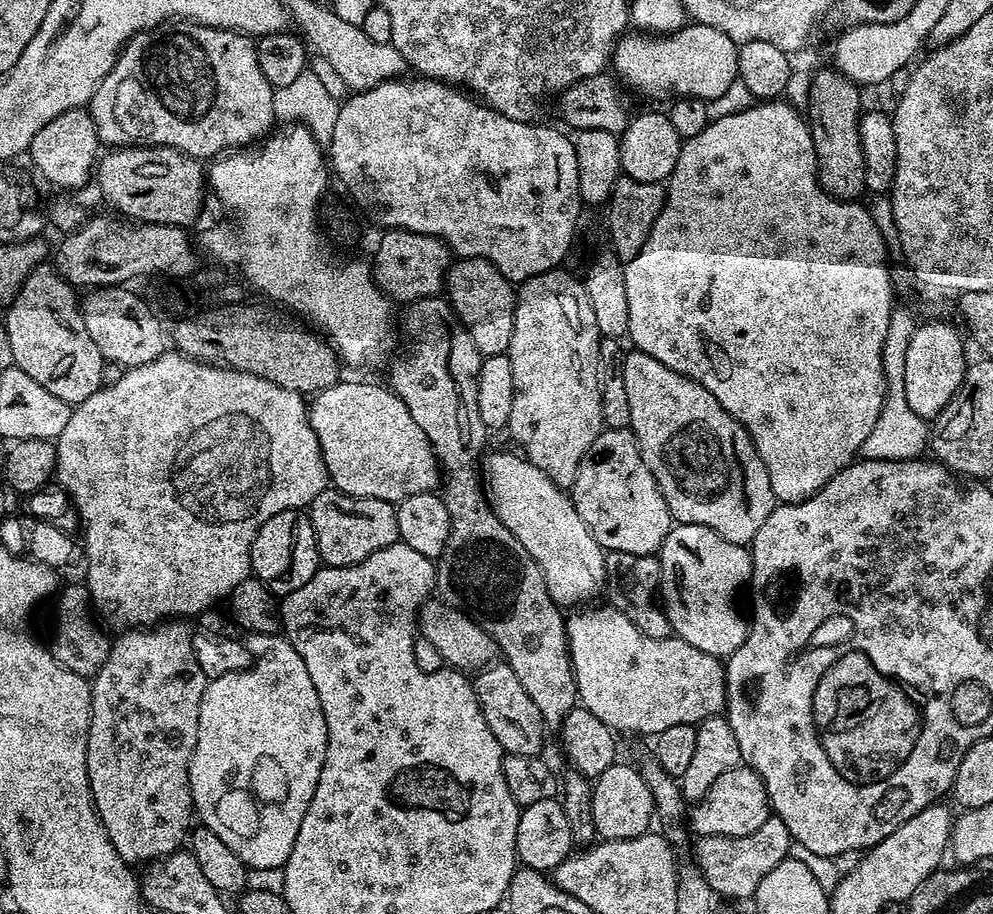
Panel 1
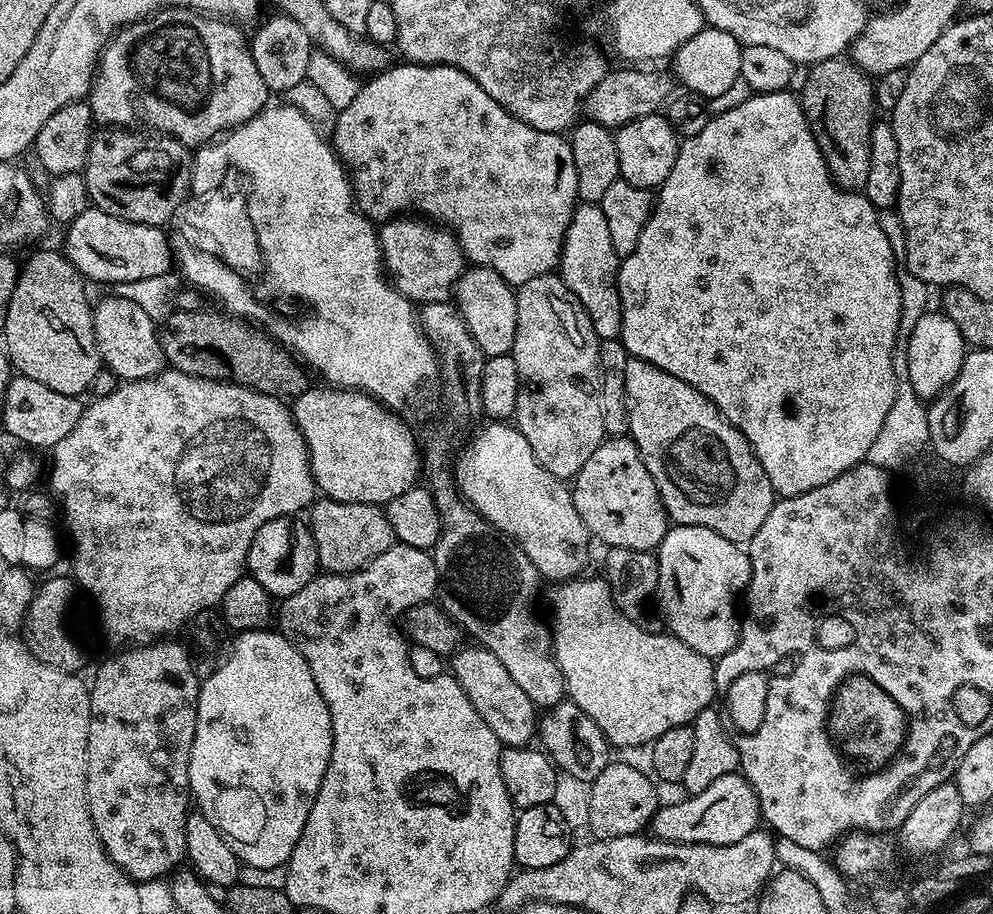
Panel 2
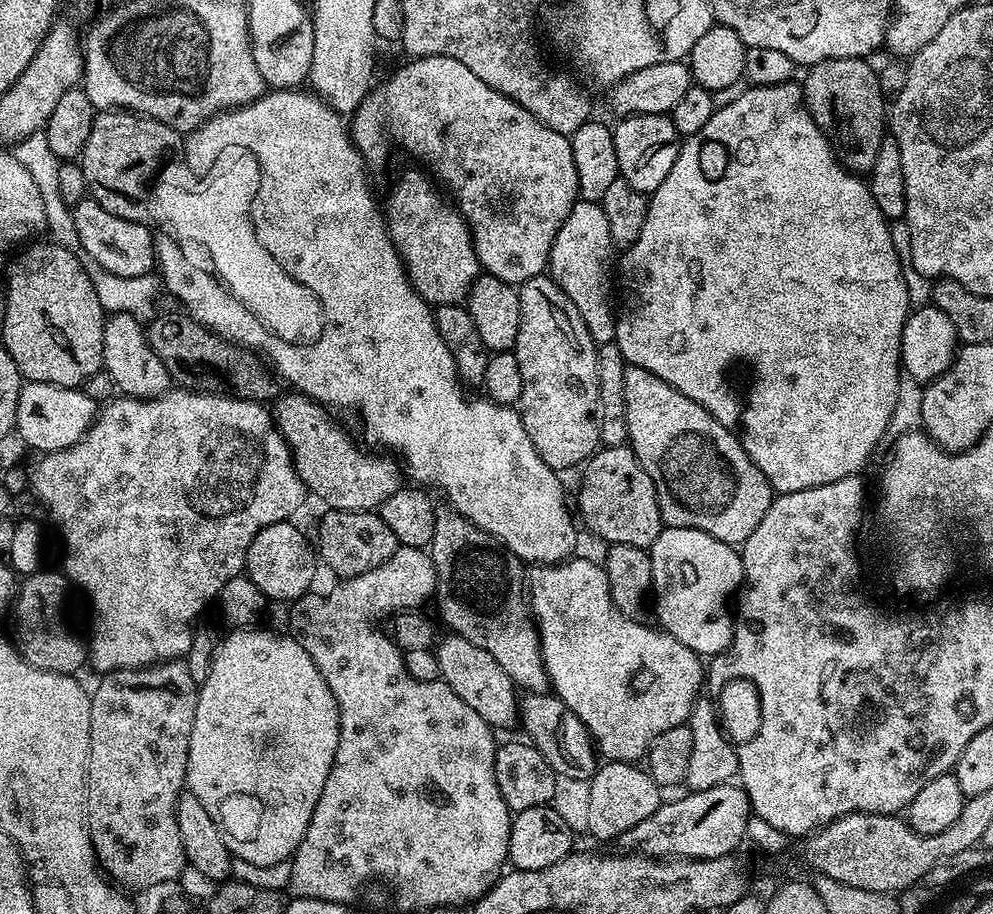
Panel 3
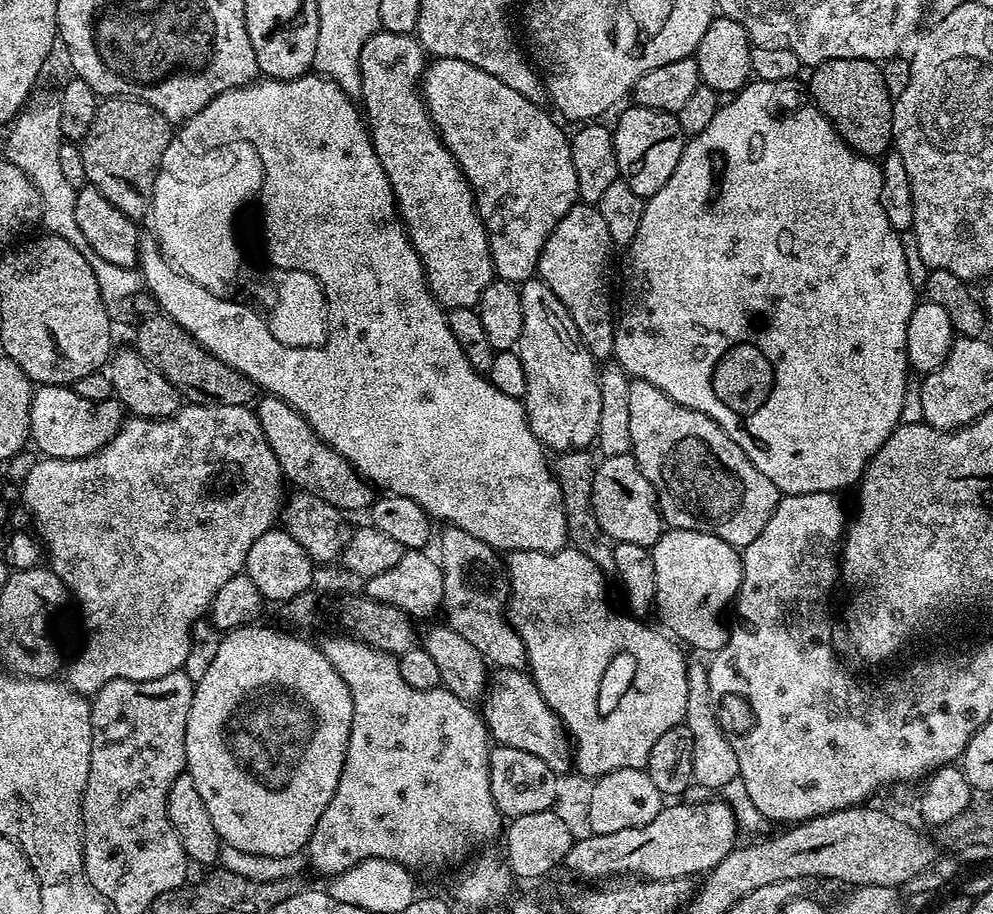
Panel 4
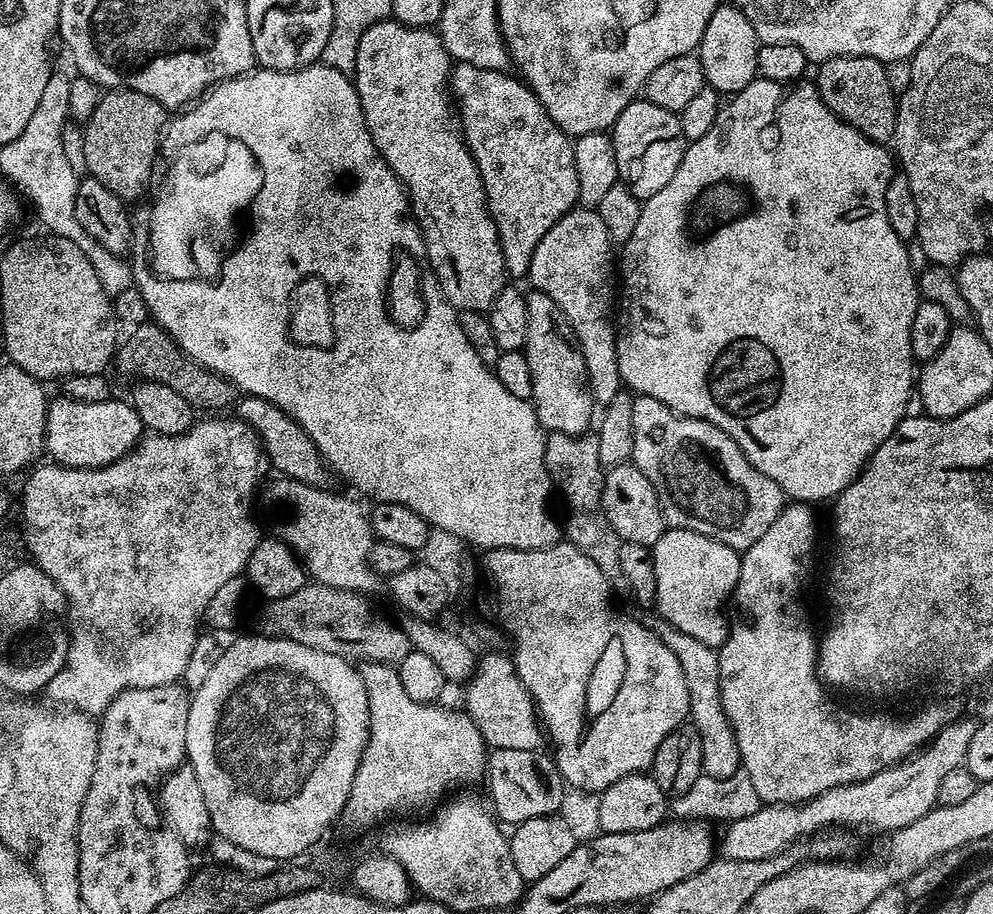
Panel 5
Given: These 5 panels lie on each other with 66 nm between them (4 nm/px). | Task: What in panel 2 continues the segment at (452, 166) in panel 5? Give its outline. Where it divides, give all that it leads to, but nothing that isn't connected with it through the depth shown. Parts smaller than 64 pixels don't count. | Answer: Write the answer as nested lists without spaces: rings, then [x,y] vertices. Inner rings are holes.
[[[405,214],[383,221],[378,235],[384,271],[390,283],[407,300],[411,300],[413,305],[423,306],[434,302],[446,304],[453,299],[456,284],[466,271],[466,257],[452,231],[427,218]]]

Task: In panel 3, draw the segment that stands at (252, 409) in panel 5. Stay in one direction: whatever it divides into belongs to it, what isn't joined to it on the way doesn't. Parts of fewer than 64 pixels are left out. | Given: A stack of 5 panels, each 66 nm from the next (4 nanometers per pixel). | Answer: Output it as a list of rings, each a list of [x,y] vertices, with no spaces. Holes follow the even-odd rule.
[[[285,391],[276,397],[270,411],[272,421],[292,451],[298,478],[305,489],[311,495],[313,492],[322,503],[328,504],[324,506],[329,509],[338,512],[370,512],[379,509],[380,504],[390,498],[390,494],[402,487],[401,465],[391,455],[375,456],[372,452],[363,452],[332,421],[333,413],[315,400],[309,400],[304,393]]]

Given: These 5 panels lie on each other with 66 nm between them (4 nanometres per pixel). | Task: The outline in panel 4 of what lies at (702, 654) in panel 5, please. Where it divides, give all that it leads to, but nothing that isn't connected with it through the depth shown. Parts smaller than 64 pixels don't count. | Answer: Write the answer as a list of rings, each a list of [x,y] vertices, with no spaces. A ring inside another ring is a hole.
[[[708,664],[688,665],[688,698],[686,700],[686,714],[684,723],[690,726],[690,735],[694,737],[694,774],[693,781],[699,787],[709,790],[723,790],[726,782],[738,779],[738,754],[734,754],[729,733],[724,733],[720,720],[716,717],[716,704],[714,694],[710,690],[708,681]]]

